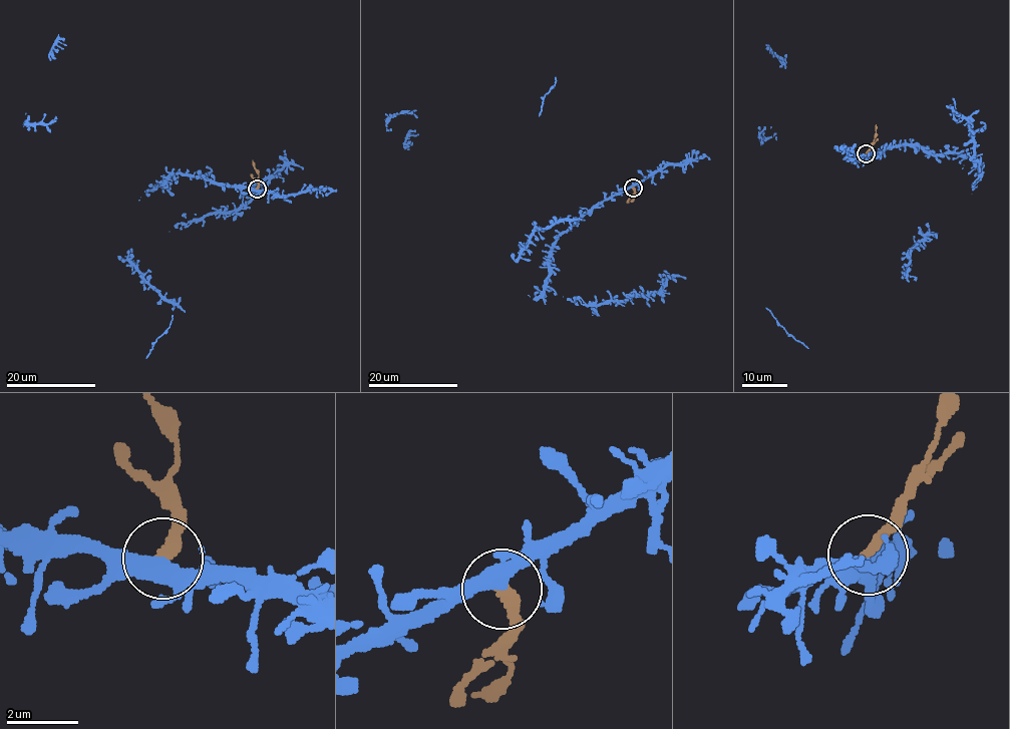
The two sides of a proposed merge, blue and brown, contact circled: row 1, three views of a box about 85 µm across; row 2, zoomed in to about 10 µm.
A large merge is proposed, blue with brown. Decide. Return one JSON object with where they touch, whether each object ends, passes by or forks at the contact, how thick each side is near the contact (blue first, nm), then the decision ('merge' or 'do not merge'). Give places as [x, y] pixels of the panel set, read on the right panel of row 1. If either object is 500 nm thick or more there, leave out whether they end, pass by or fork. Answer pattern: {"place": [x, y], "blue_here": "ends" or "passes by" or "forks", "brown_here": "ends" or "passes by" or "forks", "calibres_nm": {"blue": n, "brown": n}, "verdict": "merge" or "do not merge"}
{"place": [866, 153], "blue_here": "passes by", "brown_here": "ends", "calibres_nm": {"blue": 400, "brown": 320}, "verdict": "do not merge"}

